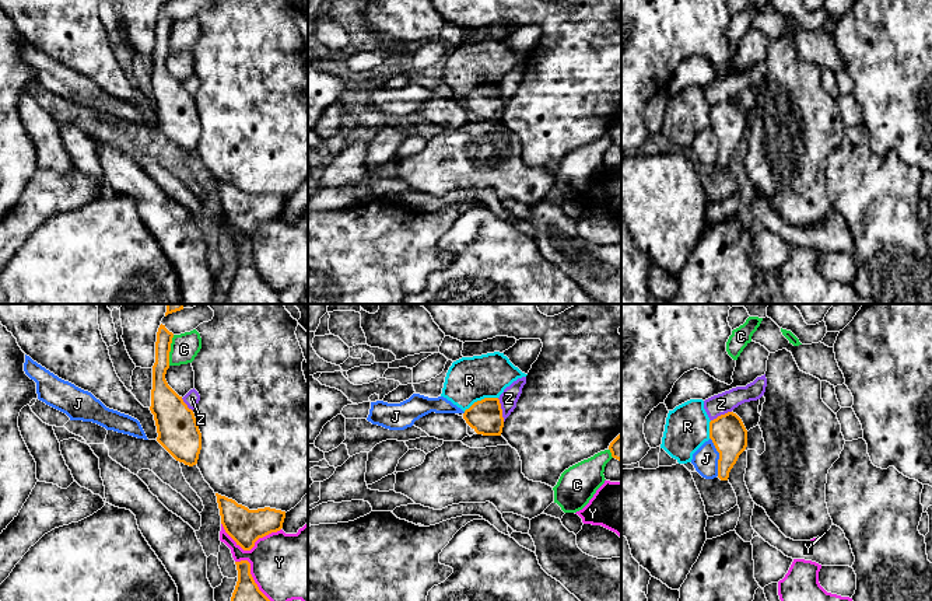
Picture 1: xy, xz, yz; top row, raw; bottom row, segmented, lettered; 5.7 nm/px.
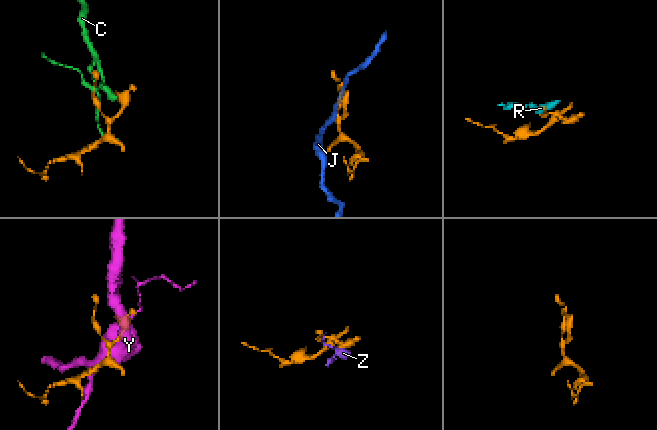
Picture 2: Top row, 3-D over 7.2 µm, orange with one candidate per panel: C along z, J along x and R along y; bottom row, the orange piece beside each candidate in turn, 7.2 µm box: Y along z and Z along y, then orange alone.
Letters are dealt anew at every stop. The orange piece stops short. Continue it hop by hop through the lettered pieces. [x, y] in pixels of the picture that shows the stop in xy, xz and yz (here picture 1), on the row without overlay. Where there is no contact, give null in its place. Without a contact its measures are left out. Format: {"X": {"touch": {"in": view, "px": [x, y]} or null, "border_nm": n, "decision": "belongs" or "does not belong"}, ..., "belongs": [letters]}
{"C": {"touch": {"in": "xy", "px": [170, 37]}, "border_nm": 180, "decision": "does not belong"}, "J": {"touch": {"in": "yz", "px": [719, 143]}, "border_nm": 220, "decision": "does not belong"}, "R": {"touch": {"in": "xz", "px": [482, 86]}, "border_nm": 220, "decision": "does not belong"}, "Y": {"touch": {"in": "xy", "px": [249, 236]}, "border_nm": 340, "decision": "does not belong"}, "Z": {"touch": {"in": "xz", "px": [501, 95]}, "border_nm": 140, "decision": "does not belong"}, "belongs": []}

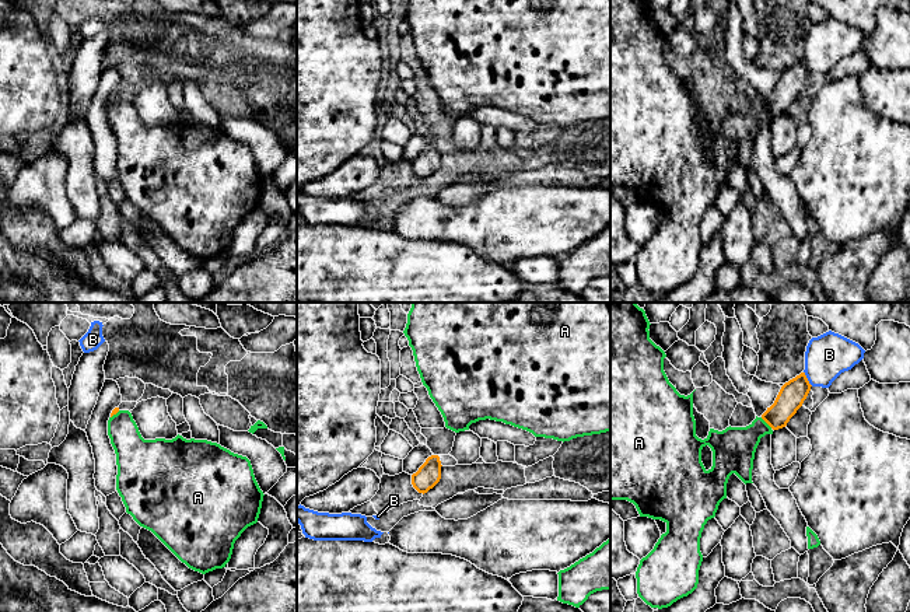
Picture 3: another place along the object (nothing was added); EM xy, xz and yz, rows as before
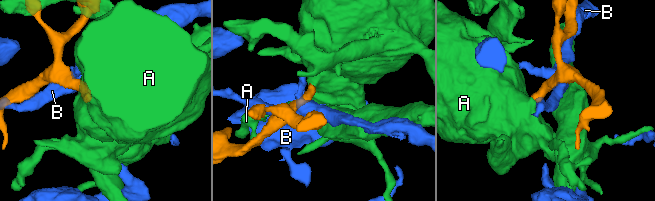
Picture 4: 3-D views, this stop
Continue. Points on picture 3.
{"A": {"touch": {"in": "yz", "px": [766, 108]}, "border_nm": 90, "decision": "belongs"}, "B": {"touch": {"in": "yz", "px": [807, 65]}, "border_nm": 100, "decision": "does not belong"}, "belongs": ["A"]}

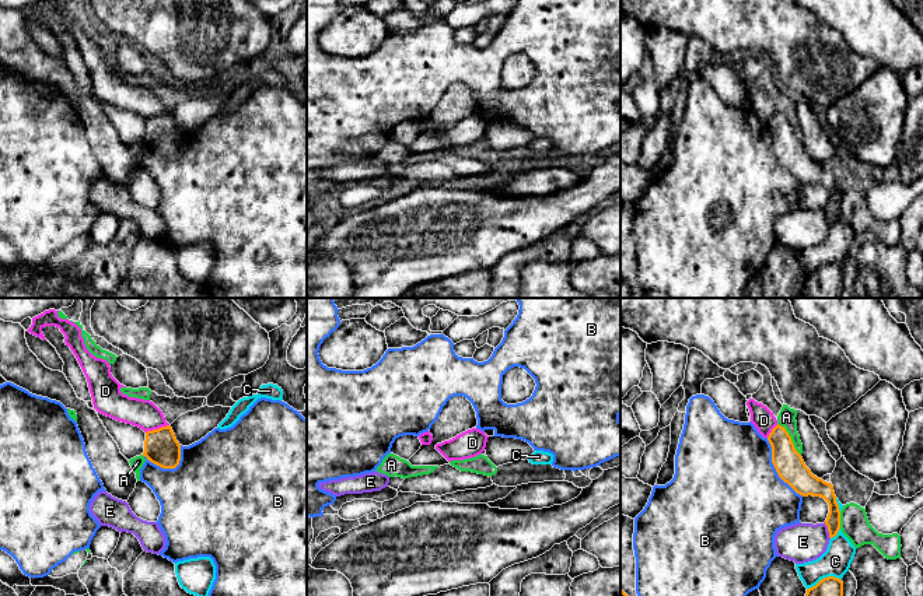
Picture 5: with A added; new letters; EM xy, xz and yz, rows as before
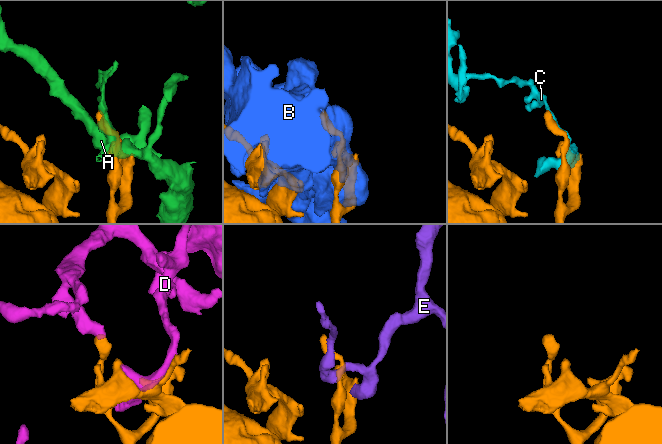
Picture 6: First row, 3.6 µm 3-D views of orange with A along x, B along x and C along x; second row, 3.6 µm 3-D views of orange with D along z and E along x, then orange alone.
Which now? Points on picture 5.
{"A": {"touch": {"in": "yz", "px": [790, 125]}, "border_nm": 240, "decision": "does not belong"}, "B": {"touch": {"in": "yz", "px": [775, 154]}, "border_nm": 400, "decision": "does not belong"}, "C": {"touch": {"in": "yz", "px": [824, 265]}, "border_nm": 220, "decision": "does not belong"}, "D": {"touch": {"in": "xy", "px": [158, 115]}, "border_nm": 140, "decision": "does not belong"}, "E": {"touch": {"in": "yz", "px": [828, 217]}, "border_nm": 100, "decision": "does not belong"}, "belongs": []}

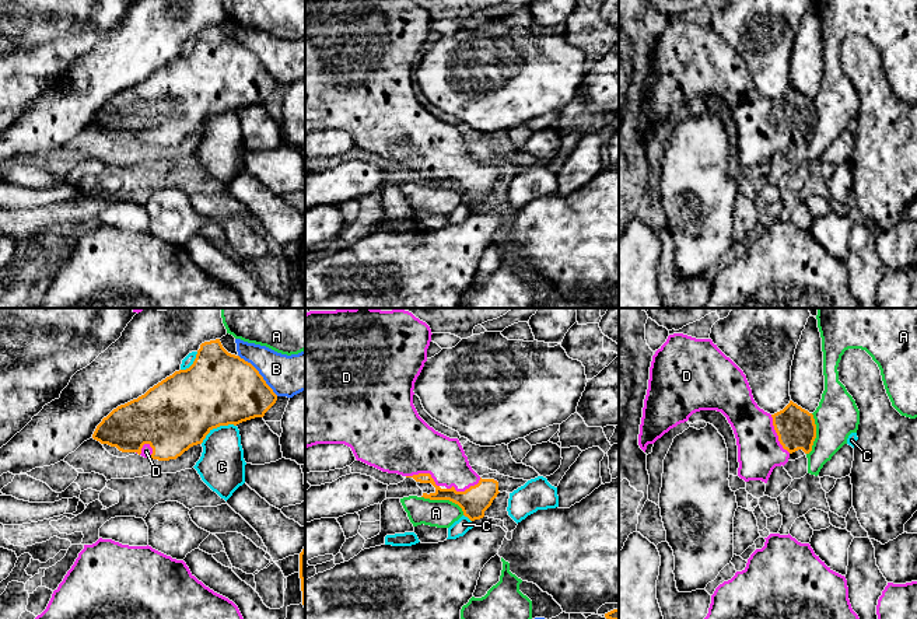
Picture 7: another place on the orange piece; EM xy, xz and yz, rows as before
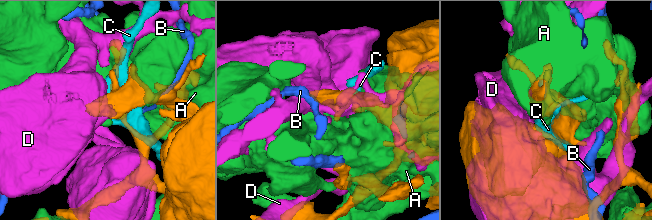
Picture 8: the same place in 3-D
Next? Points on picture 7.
{"A": {"touch": {"in": "xz", "px": [444, 185]}, "border_nm": 260, "decision": "does not belong"}, "B": {"touch": {"in": "xy", "px": [259, 60]}, "border_nm": 340, "decision": "does not belong"}, "C": {"touch": {"in": "xy", "px": [217, 112]}, "border_nm": 240, "decision": "does not belong"}, "D": {"touch": {"in": "yz", "px": [777, 121]}, "border_nm": 260, "decision": "belongs"}, "belongs": ["D"]}

